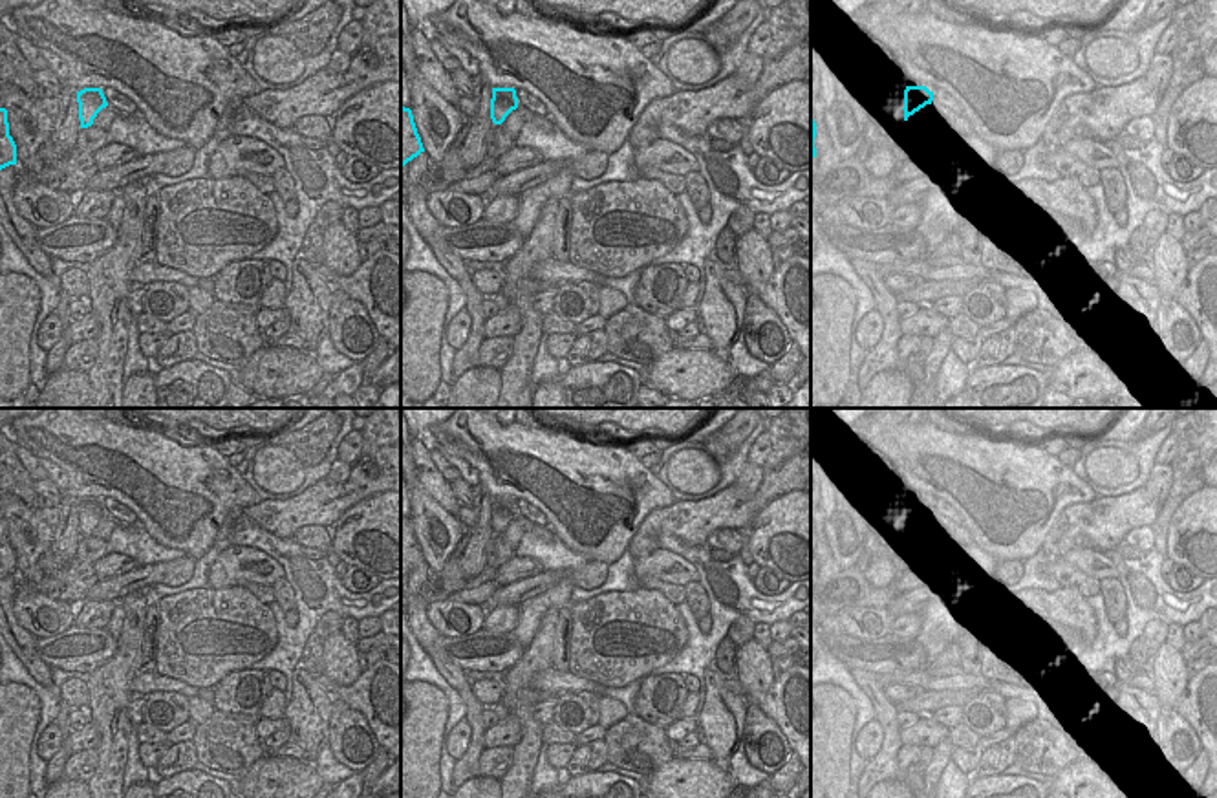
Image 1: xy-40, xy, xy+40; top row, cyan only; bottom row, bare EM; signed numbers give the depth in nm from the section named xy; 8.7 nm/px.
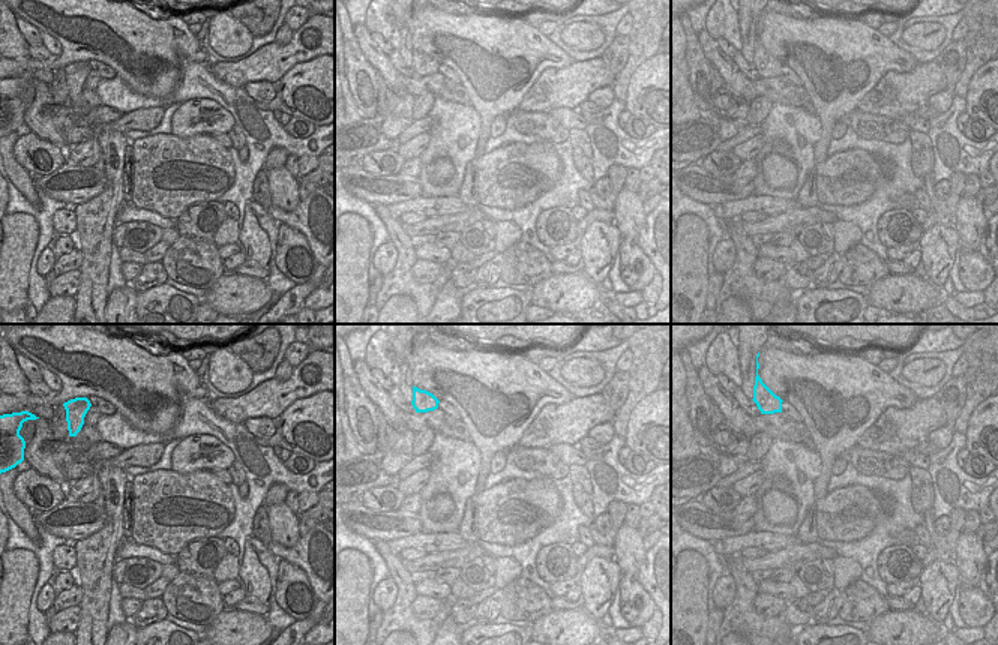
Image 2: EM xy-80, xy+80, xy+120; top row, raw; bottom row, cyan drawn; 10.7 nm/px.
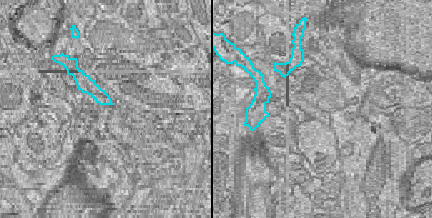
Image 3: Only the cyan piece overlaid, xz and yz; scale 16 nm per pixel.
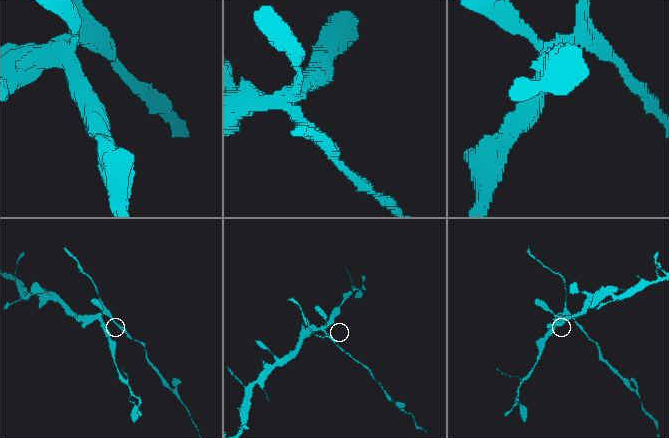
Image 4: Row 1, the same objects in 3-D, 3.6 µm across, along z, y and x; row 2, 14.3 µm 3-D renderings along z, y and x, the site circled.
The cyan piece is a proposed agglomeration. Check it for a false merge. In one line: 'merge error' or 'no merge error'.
merge error

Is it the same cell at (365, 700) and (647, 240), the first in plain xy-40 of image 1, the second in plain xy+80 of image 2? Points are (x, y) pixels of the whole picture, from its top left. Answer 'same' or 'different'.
same

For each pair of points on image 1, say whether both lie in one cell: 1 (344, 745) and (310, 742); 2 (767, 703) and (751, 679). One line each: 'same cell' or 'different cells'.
1: different cells
2: different cells

